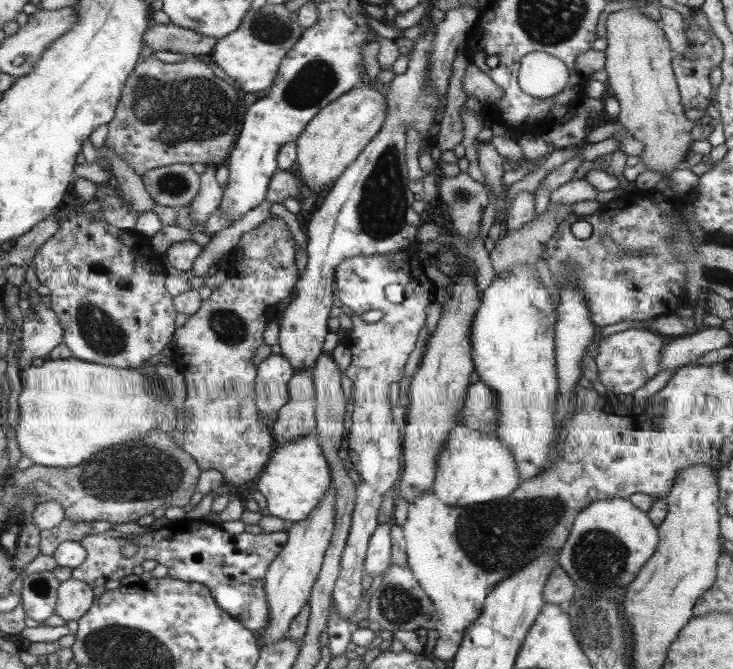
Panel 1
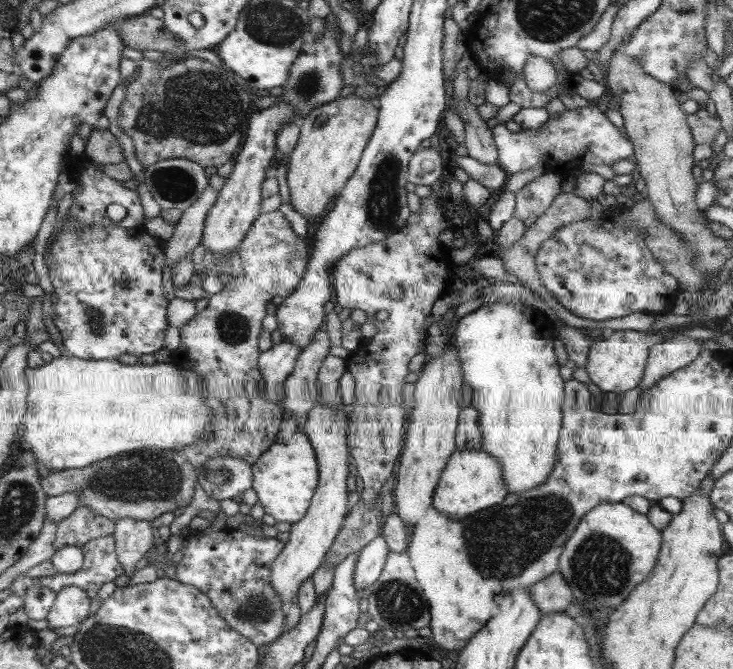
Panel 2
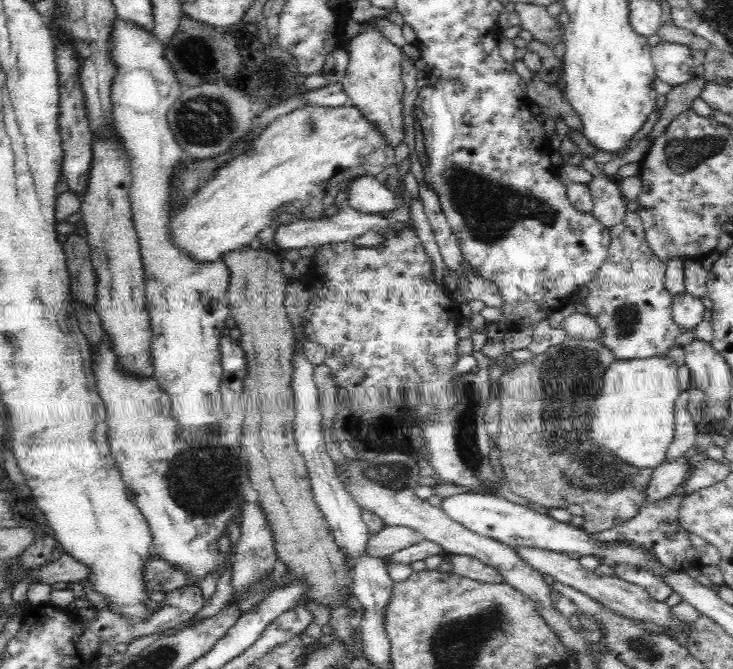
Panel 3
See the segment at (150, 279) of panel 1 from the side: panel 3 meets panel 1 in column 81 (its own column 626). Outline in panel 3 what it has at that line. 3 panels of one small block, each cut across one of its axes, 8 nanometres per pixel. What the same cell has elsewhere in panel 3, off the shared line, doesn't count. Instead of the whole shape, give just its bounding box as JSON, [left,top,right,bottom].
[582,210,682,361]

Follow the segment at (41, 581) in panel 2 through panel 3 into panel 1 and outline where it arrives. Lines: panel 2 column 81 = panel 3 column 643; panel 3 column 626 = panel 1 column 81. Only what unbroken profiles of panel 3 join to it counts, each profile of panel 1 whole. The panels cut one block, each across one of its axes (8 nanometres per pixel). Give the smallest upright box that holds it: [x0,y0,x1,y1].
[71,519,290,637]

